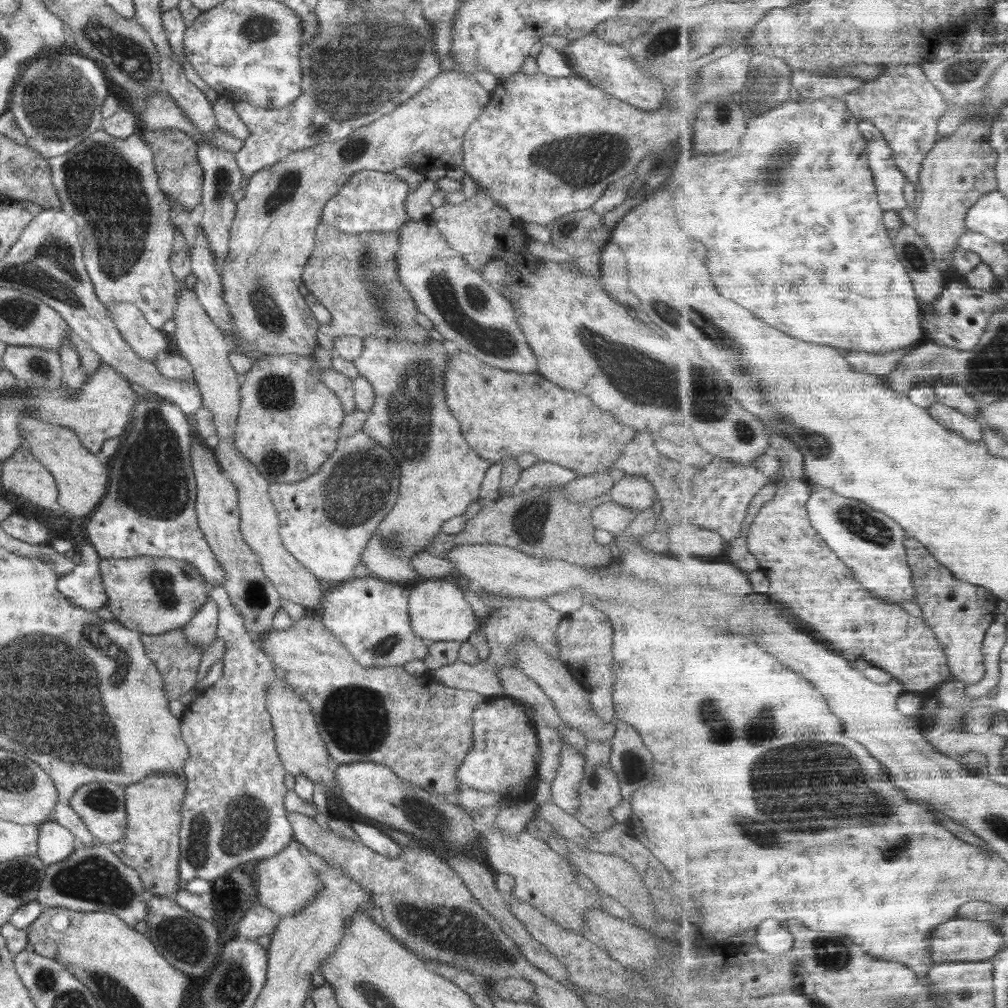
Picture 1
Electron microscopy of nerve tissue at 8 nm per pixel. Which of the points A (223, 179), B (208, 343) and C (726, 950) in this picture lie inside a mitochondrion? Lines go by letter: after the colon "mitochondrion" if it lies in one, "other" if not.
A: mitochondrion
B: other
C: other

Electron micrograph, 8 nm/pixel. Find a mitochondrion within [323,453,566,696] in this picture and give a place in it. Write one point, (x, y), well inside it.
(393, 544)

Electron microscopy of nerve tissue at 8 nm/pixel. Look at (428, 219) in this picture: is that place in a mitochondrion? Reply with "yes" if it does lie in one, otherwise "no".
no

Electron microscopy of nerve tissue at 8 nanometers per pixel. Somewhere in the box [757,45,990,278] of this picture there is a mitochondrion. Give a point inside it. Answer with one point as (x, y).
(957, 74)

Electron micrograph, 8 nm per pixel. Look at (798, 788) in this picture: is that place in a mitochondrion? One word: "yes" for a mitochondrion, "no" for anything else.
yes

